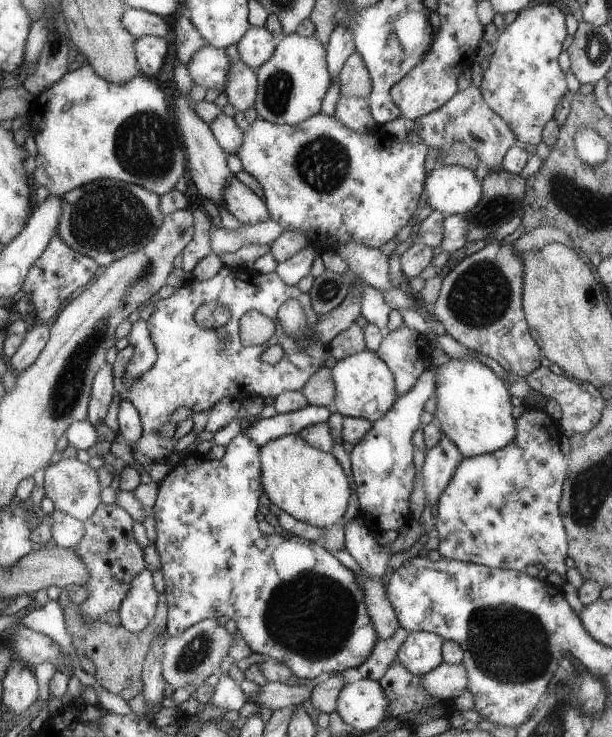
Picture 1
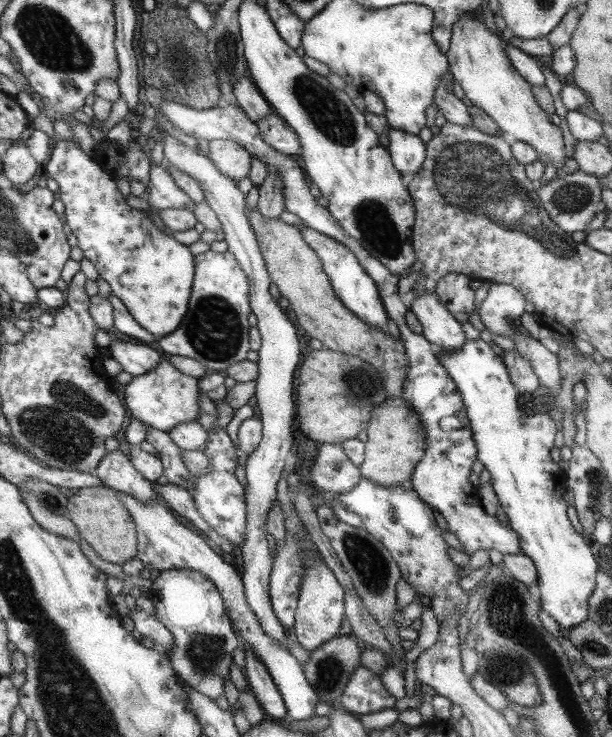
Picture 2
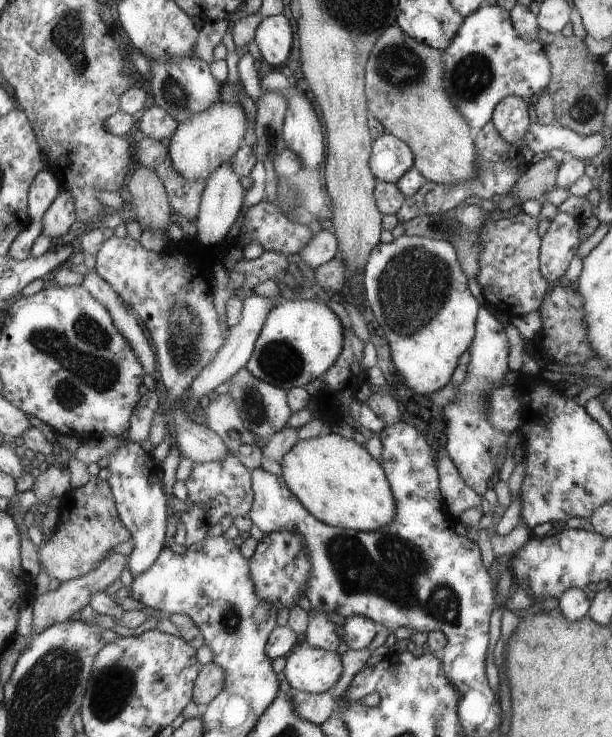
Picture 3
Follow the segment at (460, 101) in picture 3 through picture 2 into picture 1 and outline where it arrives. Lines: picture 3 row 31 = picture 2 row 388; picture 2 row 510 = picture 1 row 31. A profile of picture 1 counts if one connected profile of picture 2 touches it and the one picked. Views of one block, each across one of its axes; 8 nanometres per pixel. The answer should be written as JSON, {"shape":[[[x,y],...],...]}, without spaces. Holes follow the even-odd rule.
{"shape":[[[549,1],[526,7],[497,36],[493,53],[478,88],[483,101],[513,132],[514,140],[523,146],[541,141],[541,128],[553,117],[555,104],[567,92],[557,56],[565,38],[563,12]]]}

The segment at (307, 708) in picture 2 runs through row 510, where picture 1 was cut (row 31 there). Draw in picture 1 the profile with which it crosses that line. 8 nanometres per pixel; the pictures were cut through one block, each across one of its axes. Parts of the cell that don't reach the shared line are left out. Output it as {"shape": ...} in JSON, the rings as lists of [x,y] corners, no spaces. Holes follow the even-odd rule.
{"shape":[[[130,7],[125,8],[123,26],[135,39],[139,36],[157,36],[164,39],[169,29],[161,16]]]}

